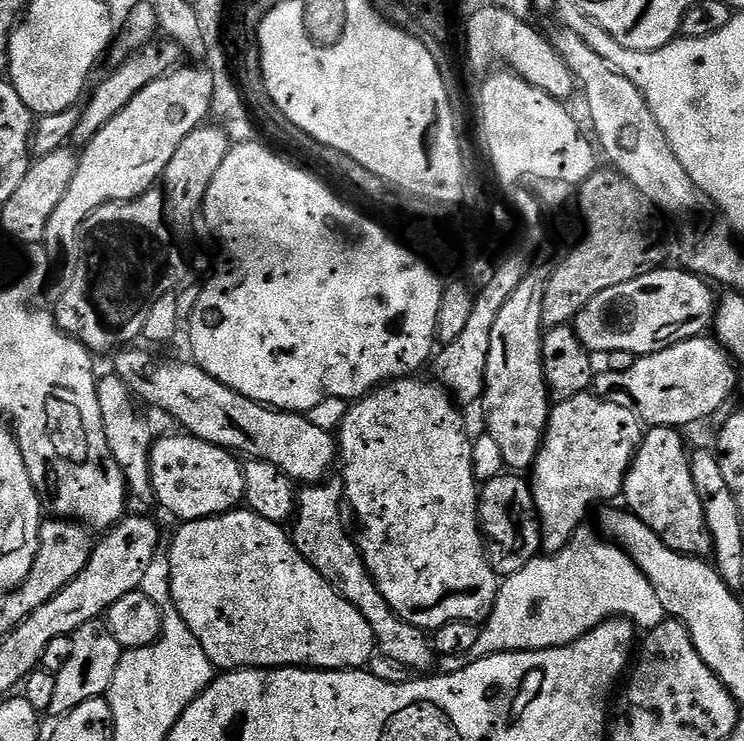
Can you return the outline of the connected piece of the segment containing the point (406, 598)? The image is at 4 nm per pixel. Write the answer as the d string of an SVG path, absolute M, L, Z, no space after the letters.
M405 378L381 384L379 388L361 396L349 407L346 418L338 430L338 464L344 467L342 483L347 507L352 507L356 520L360 523L360 536L355 537L356 546L360 549L364 565L376 583L376 588L386 598L393 614L421 630L435 630L446 626L446 622L471 620L483 622L488 619L496 601L498 577L496 571L488 564L488 554L480 531L480 513L478 511L478 481L472 473L472 440L468 428L464 425L464 416L457 401L448 389L441 387L431 379Z

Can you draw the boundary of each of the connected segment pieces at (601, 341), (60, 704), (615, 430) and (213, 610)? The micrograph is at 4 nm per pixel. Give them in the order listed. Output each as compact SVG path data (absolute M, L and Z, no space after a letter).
M661 266L653 272L636 276L622 286L602 290L598 298L590 298L576 315L574 331L589 353L607 354L626 350L637 358L666 350L683 340L695 340L709 331L718 307L712 297L709 281L703 276L680 268Z
M103 623L83 624L71 637L72 656L66 666L62 666L62 670L55 673L54 702L50 702L48 707L48 712L56 718L82 706L82 702L101 699L107 693L110 682L114 682L114 670L118 670L122 655L120 643Z
M591 391L561 400L549 411L548 428L544 431L536 463L530 469L532 500L536 503L536 515L540 521L540 546L545 553L561 552L571 542L583 525L580 523L591 504L611 501L608 500L611 496L619 497L623 493L624 476L636 456L641 439L642 422L634 412L626 406L604 400Z
M233 510L224 512L220 516L211 516L205 520L190 520L179 525L176 537L172 545L166 548L166 555L170 562L170 590L174 598L174 606L178 614L182 614L182 622L190 626L194 638L202 642L202 650L206 650L206 658L210 658L213 669L235 670L238 668L310 668L313 670L327 670L338 672L341 670L360 670L367 665L373 656L377 655L374 630L370 630L370 622L362 618L346 598L339 596L310 562L298 554L298 550L292 544L291 535L281 525L270 522L258 514L247 510Z

